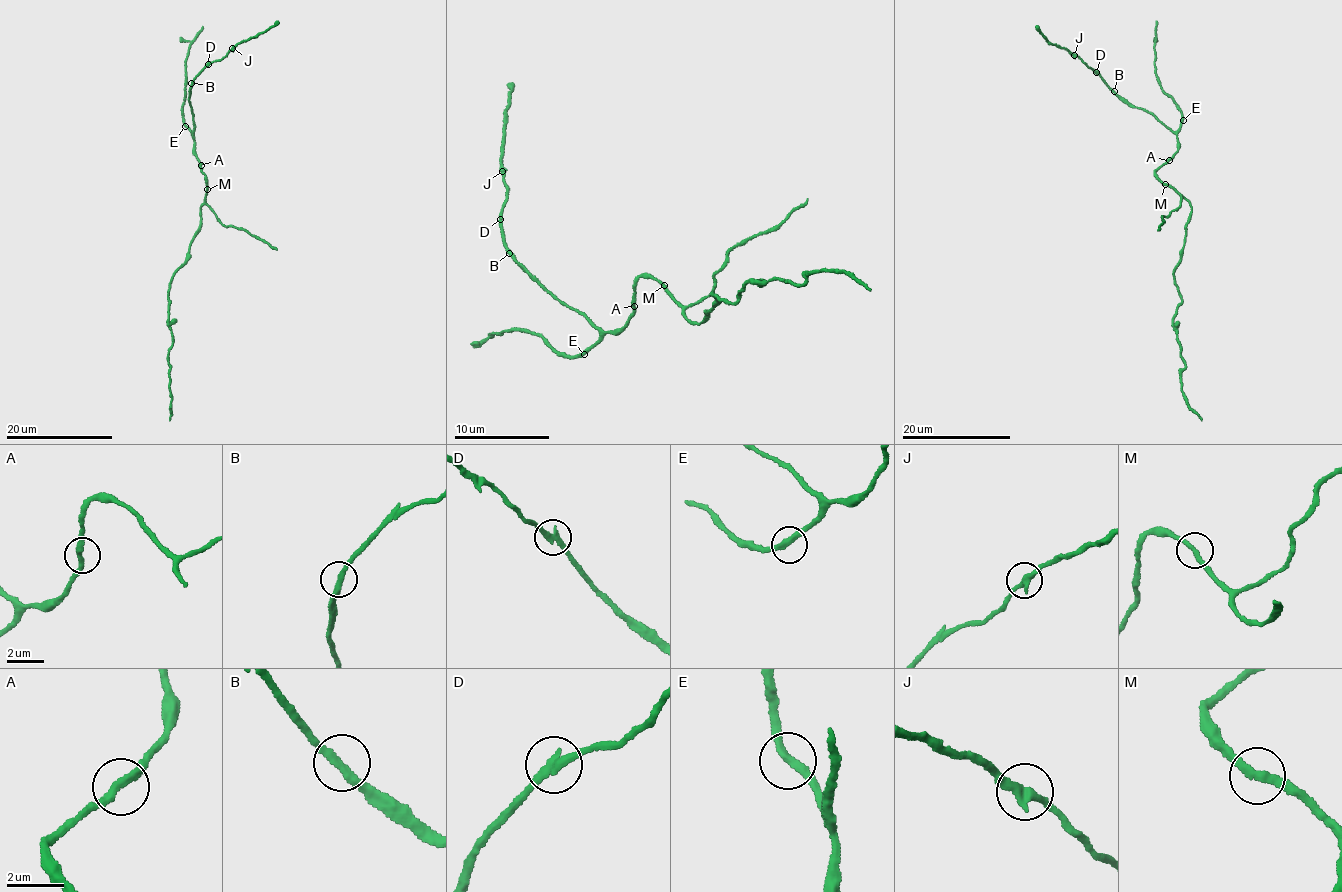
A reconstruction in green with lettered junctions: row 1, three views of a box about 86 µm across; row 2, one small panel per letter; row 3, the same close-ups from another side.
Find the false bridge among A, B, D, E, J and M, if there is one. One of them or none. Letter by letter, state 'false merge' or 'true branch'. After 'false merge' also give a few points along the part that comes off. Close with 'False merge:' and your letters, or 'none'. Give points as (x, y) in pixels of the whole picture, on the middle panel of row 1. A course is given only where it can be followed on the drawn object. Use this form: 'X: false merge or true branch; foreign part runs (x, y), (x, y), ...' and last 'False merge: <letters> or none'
A: true branch
B: true branch
D: true branch
E: true branch
J: true branch
M: true branch
False merge: none

